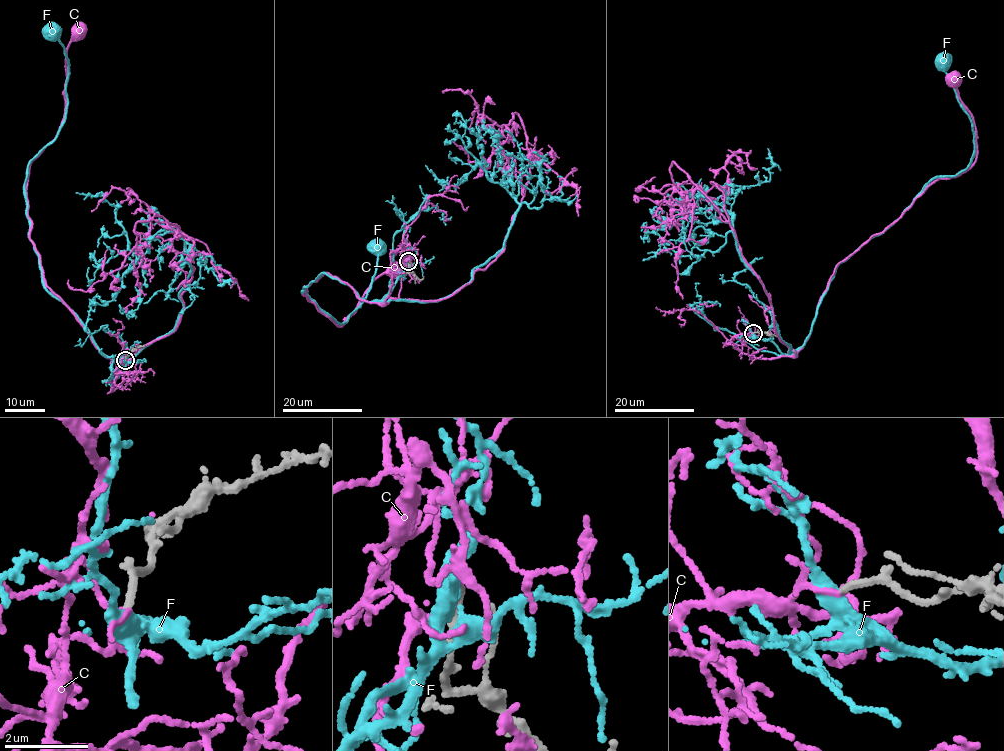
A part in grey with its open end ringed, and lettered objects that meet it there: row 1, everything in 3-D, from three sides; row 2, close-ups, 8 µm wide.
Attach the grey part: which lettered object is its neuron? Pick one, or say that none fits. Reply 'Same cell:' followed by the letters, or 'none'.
Same cell: F

